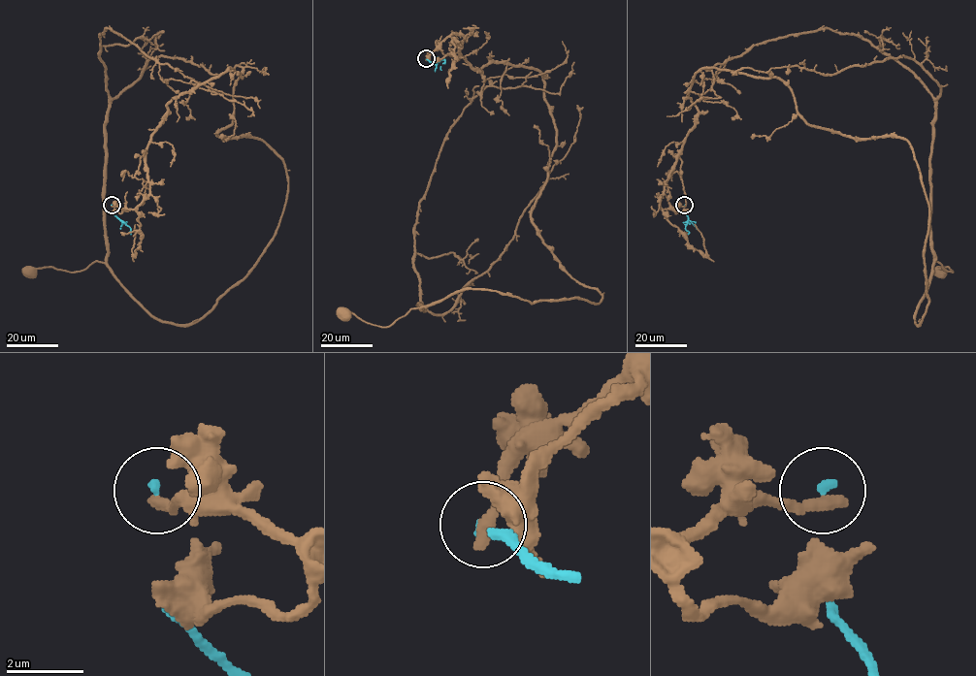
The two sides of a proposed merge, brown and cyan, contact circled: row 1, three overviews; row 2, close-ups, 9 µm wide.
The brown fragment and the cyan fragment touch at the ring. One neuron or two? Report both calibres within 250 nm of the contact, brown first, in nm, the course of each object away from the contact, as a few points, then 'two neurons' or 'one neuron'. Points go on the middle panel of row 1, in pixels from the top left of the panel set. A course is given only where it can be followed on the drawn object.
calibres 360 and 180 nm; course brown (426, 59), (458, 34), (478, 71), (539, 72), (533, 224), (602, 296), (344, 313); course cyan (426, 59), (432, 62), (444, 59), (444, 62); two neurons

